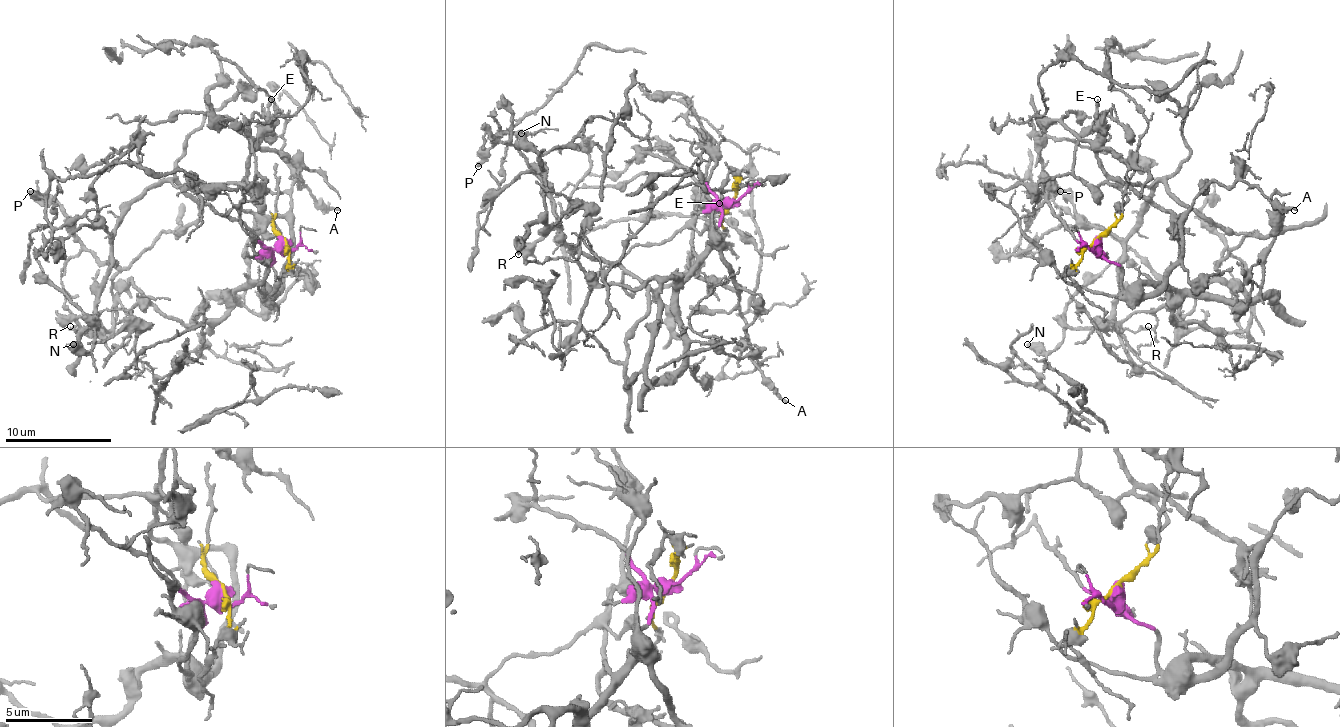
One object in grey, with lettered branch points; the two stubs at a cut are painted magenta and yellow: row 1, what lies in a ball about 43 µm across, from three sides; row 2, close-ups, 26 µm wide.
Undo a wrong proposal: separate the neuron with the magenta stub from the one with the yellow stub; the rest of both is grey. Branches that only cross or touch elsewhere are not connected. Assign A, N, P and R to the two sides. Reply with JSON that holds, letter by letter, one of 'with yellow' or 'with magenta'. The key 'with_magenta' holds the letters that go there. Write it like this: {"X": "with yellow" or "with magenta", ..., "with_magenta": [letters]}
{"A": "with magenta", "N": "with yellow", "P": "with yellow", "R": "with yellow", "with_magenta": ["A"]}

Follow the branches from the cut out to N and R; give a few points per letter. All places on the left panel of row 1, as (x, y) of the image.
N: (285, 241), (271, 214), (232, 182), (154, 182), (115, 230), (93, 347), (83, 352), (72, 344)
R: (285, 241), (271, 214), (232, 182), (154, 182), (115, 230), (96, 318), (75, 331), (69, 326)

